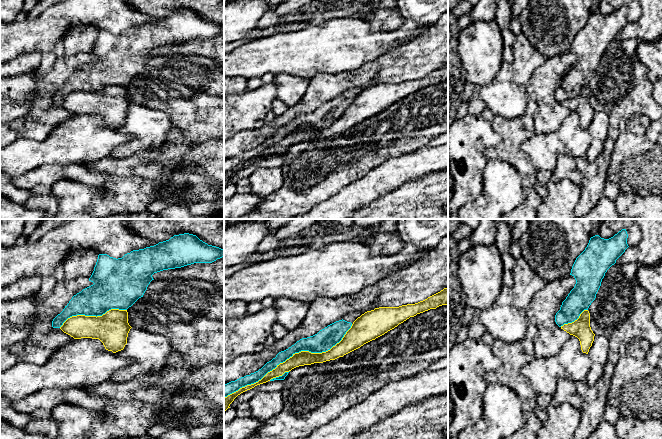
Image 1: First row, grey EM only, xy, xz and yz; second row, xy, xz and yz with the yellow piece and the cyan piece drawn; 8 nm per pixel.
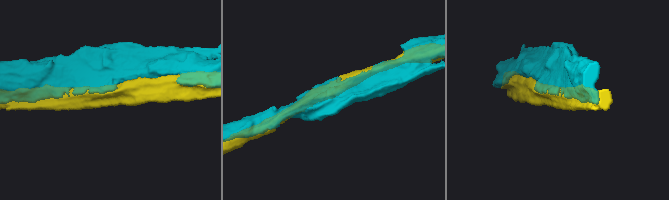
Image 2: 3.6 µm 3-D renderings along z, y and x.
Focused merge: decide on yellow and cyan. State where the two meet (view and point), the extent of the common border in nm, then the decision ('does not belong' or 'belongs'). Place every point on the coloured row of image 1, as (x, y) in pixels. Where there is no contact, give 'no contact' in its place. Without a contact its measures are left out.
contact xz (290, 357); length 1200 nm; belongs

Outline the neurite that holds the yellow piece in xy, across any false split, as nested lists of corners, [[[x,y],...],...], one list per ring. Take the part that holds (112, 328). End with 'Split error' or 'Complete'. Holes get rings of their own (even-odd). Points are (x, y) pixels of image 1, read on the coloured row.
[[[184,233],[174,235],[169,240],[144,249],[133,250],[125,254],[122,258],[113,258],[107,254],[99,254],[94,271],[89,281],[94,284],[83,289],[72,297],[63,311],[52,321],[53,328],[60,328],[64,333],[74,339],[92,338],[99,339],[106,350],[116,353],[124,349],[127,344],[127,337],[132,328],[128,323],[127,309],[131,307],[139,298],[143,297],[148,285],[153,279],[154,273],[181,268],[194,263],[212,263],[224,256],[224,249],[208,245],[200,240],[196,235]]]. Split error

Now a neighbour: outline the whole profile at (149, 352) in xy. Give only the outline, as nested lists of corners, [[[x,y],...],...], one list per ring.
[[[131,328],[124,349],[116,352],[123,358],[132,360],[132,364],[112,374],[114,382],[131,381],[144,373],[159,373],[166,364],[173,348],[169,340],[156,333]]]

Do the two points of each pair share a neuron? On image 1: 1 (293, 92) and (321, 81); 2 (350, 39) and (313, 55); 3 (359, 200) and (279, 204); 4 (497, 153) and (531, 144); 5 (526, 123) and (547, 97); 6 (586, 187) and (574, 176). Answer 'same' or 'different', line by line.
1: different
2: same
3: different
4: different
5: different
6: different

